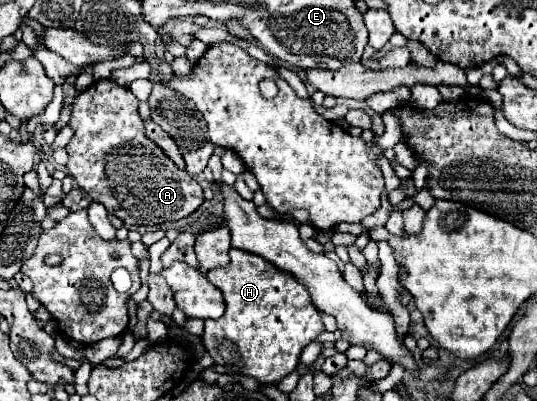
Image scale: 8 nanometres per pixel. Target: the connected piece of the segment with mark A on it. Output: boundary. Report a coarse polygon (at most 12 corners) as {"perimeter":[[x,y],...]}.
{"perimeter":[[110,80],[76,96],[68,174],[124,224],[190,216],[202,186]]}

